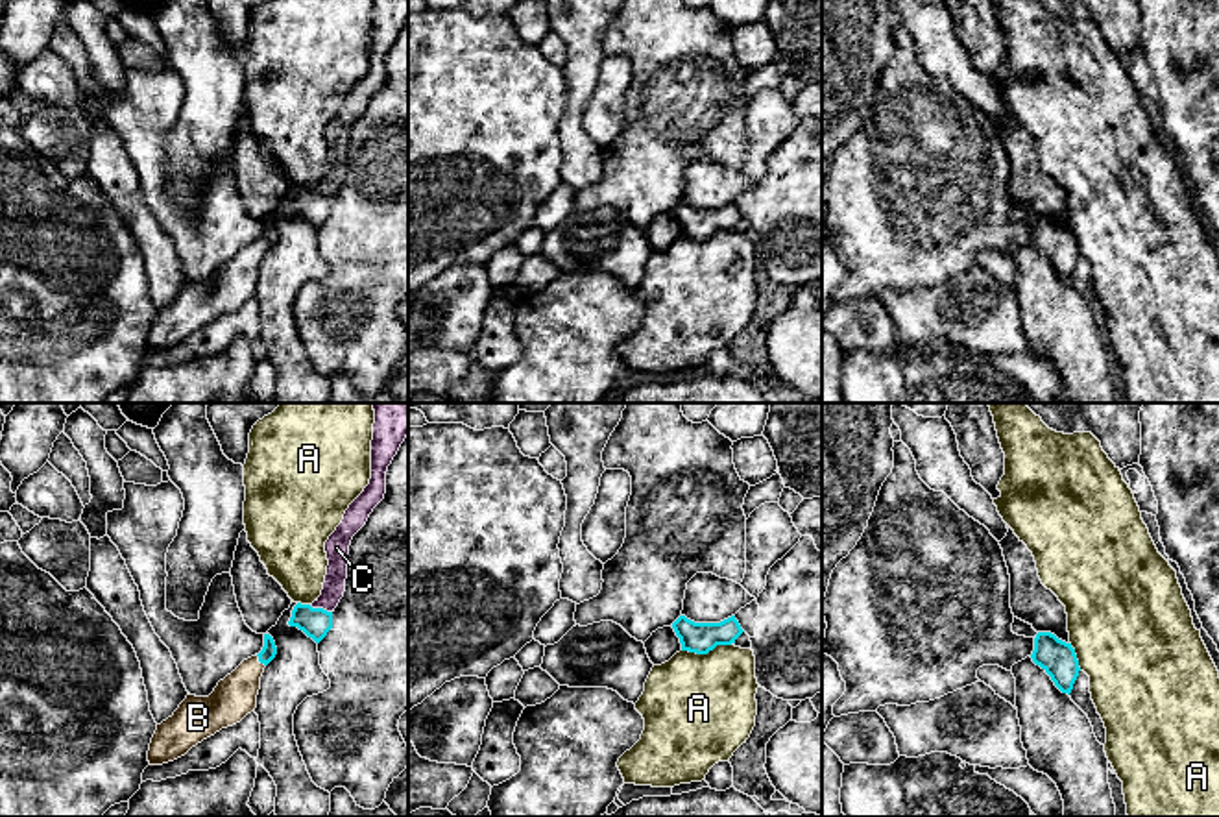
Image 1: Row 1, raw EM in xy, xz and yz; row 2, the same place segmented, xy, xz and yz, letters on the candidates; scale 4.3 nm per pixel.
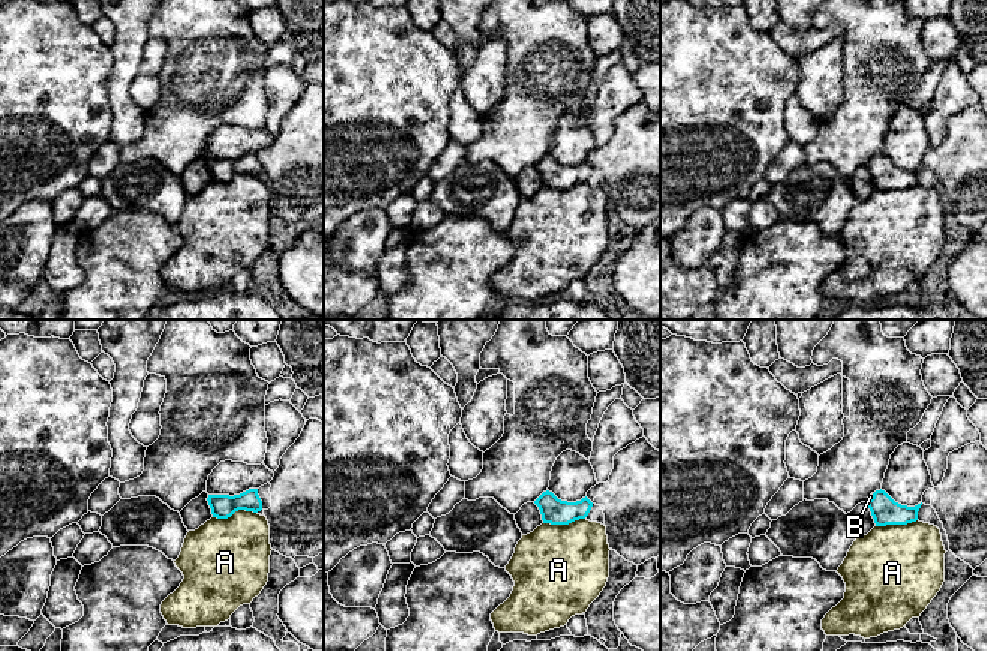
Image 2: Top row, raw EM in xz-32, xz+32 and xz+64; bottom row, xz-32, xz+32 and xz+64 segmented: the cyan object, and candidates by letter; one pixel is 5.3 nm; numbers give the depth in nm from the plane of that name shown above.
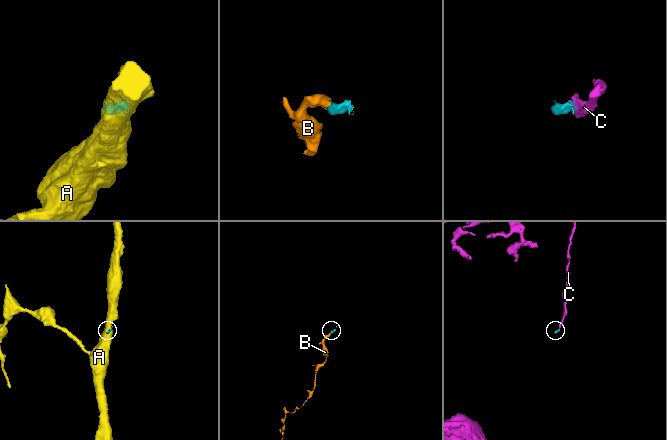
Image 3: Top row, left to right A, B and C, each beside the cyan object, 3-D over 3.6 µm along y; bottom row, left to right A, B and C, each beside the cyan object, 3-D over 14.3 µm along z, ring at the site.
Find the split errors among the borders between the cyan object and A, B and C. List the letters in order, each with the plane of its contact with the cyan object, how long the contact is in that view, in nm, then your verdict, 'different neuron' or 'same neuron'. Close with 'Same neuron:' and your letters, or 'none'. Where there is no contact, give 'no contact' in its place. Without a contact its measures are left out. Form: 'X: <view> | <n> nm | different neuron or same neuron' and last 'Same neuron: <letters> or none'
A: xz | 220 nm | different neuron
B: xy | 70 nm | same neuron
C: xy | 110 nm | same neuron
Same neuron: B, C

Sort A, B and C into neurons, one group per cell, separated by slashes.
A / B C

